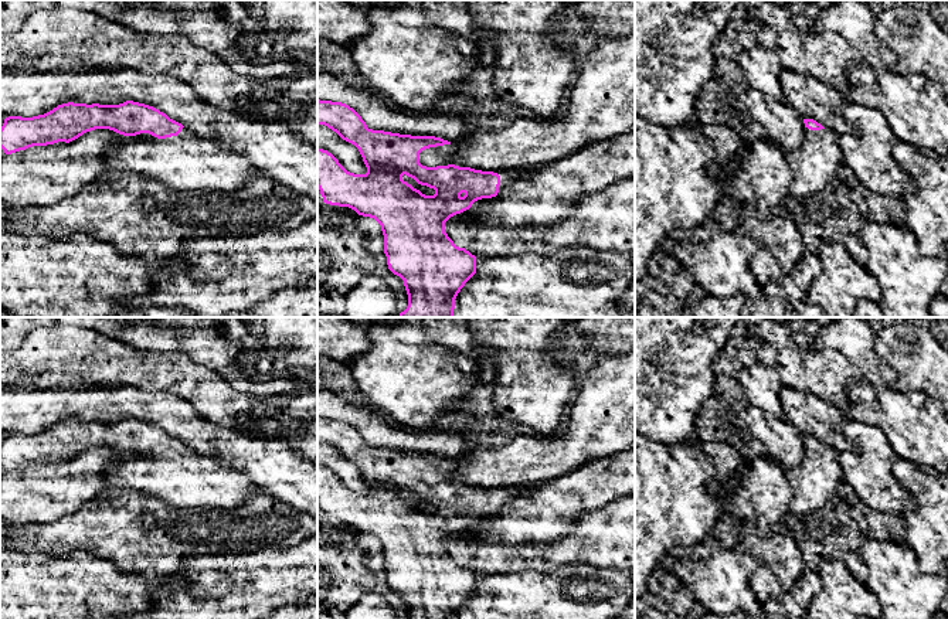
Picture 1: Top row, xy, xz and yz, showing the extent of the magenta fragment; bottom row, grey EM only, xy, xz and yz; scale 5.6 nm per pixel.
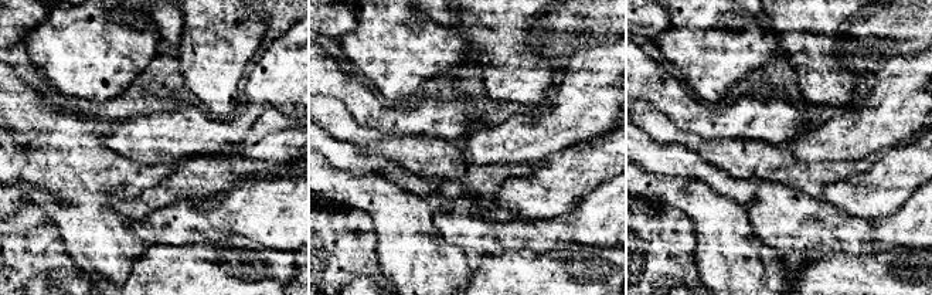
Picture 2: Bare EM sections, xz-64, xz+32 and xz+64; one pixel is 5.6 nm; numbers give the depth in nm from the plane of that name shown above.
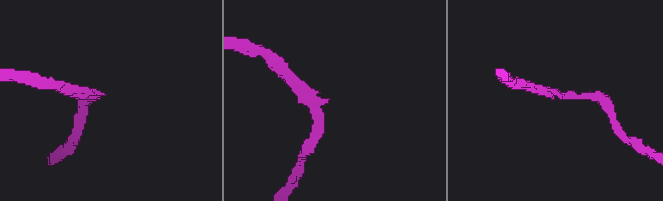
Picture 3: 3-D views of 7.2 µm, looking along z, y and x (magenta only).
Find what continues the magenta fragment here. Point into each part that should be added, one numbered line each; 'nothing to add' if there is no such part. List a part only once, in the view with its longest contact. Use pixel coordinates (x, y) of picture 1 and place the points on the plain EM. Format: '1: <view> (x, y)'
1: xz (441, 472)

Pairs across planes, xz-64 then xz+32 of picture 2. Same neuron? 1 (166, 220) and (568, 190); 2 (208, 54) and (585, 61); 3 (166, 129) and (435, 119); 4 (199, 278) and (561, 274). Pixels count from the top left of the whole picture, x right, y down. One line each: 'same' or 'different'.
1: different
2: different
3: different
4: same

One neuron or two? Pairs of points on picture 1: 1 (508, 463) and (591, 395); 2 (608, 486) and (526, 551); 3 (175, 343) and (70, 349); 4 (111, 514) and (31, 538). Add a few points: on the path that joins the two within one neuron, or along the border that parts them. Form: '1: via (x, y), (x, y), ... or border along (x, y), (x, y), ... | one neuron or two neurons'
1: via (534, 459), (556, 453), (587, 422) | one neuron
2: border along (568, 533), (551, 540), (503, 543) | two neurons
3: border along (101, 332), (136, 349), (163, 351) | two neurons
4: via (91, 530), (71, 533), (64, 537), (51, 537) | one neuron

